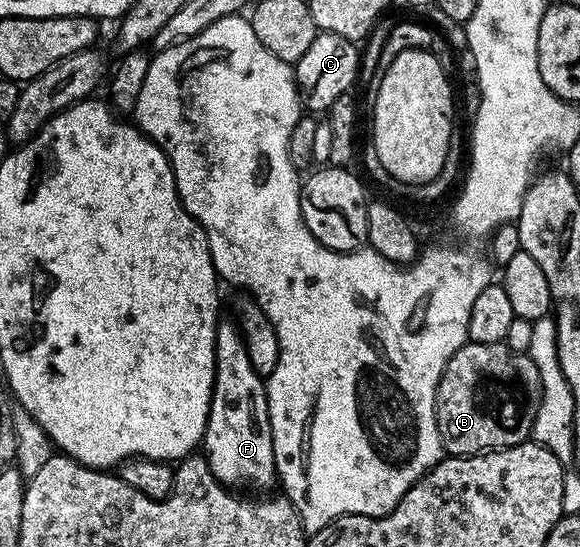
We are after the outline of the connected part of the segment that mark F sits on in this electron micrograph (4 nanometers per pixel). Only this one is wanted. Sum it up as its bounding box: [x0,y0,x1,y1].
[201,319,276,489]

